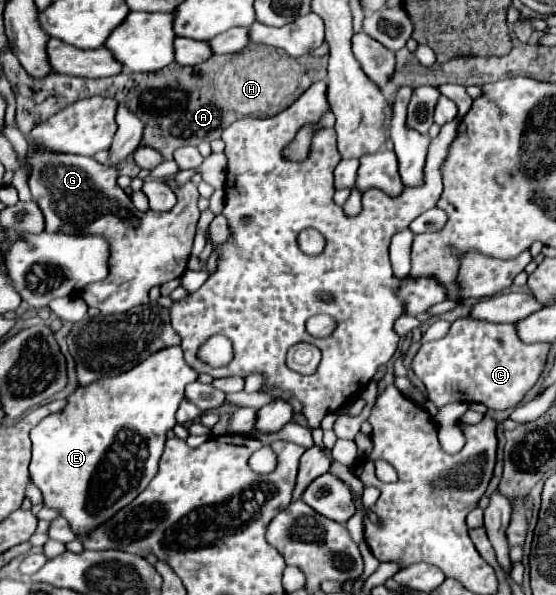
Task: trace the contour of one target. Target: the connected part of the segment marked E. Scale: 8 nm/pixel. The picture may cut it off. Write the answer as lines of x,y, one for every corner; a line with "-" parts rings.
167,347
149,355
139,367
133,367
127,373
79,387
67,397
63,411
49,415
31,431
33,459
29,471
33,483
43,493
43,503
59,509
75,533
87,533
99,527
119,509
129,505
157,475
165,435
175,427
175,413
185,397
185,387
197,381
197,375
199,373
183,359
181,347

